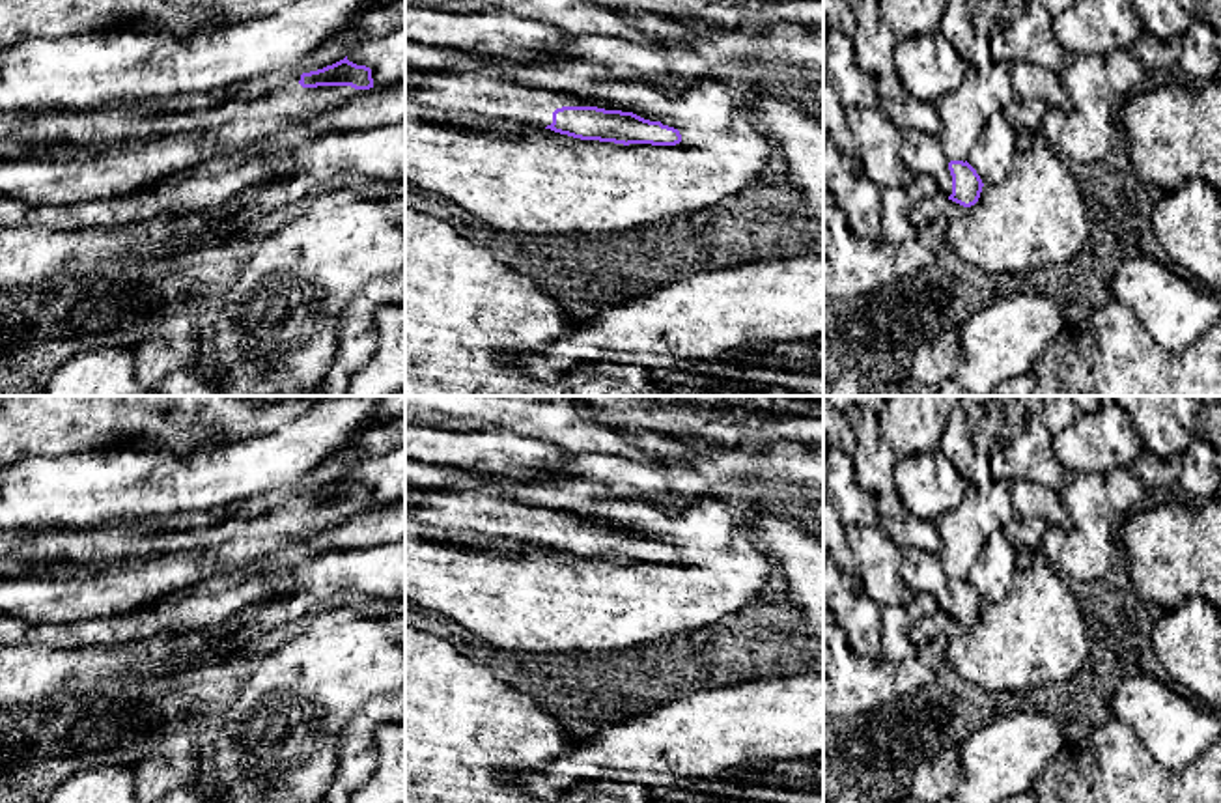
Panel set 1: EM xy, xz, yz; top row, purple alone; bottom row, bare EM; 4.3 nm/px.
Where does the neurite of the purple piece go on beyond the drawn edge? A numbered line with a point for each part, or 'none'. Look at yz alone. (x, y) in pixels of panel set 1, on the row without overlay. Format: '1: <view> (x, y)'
1: yz (921, 572)

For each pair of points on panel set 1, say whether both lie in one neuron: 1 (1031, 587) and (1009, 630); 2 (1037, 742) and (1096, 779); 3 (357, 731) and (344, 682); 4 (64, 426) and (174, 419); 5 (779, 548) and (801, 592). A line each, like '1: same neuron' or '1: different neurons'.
1: same neuron
2: different neurons
3: different neurons
4: same neuron
5: same neuron

